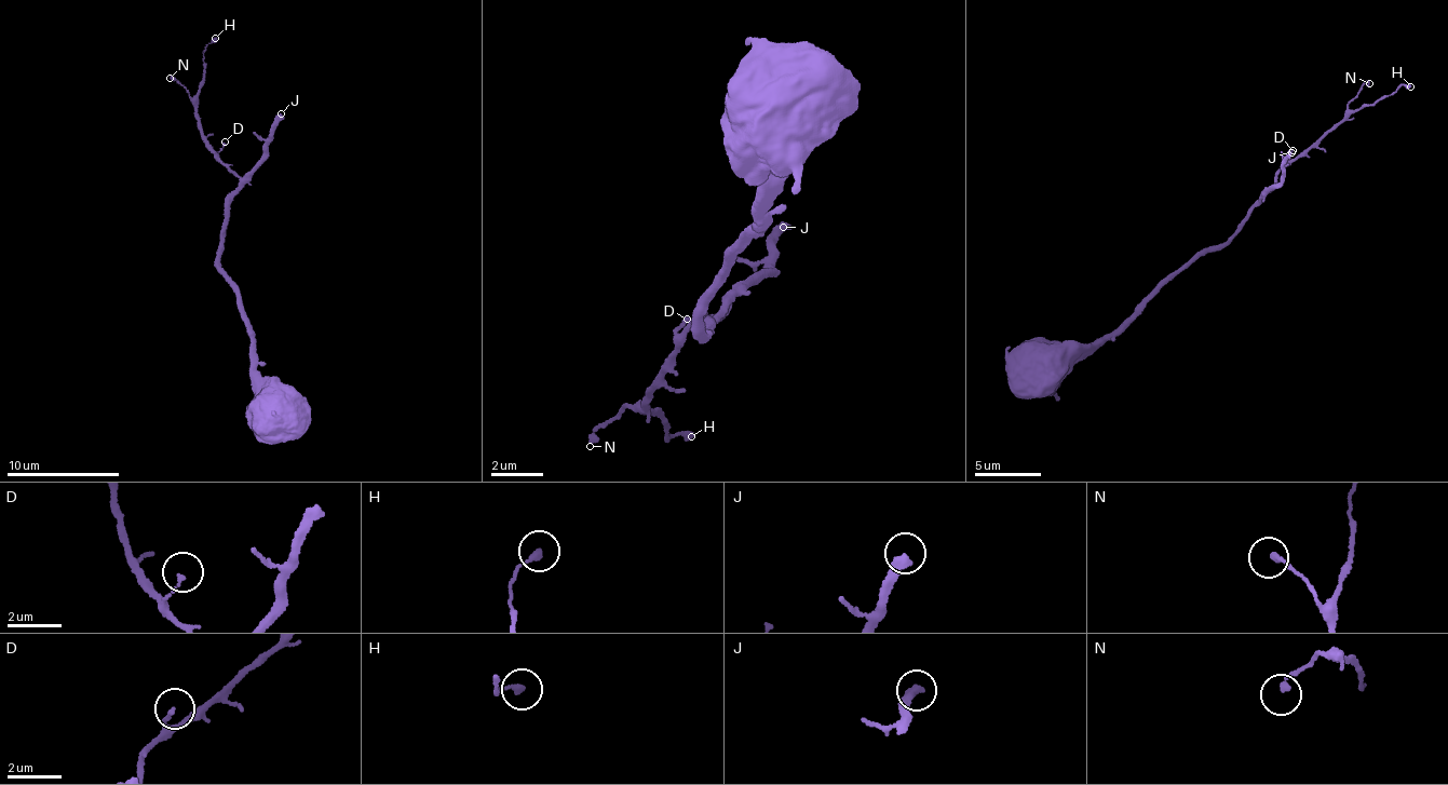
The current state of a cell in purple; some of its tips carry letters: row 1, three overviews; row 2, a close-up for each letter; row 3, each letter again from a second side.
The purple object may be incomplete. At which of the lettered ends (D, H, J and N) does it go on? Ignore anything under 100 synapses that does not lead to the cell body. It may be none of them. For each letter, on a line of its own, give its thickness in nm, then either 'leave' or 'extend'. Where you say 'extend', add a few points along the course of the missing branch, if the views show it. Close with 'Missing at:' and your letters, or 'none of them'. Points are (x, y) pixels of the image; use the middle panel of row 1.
D: calibre 120 nm; leave
H: calibre 200 nm; leave
J: calibre 320 nm; extend
N: calibre 170 nm; leave
Missing at: J

